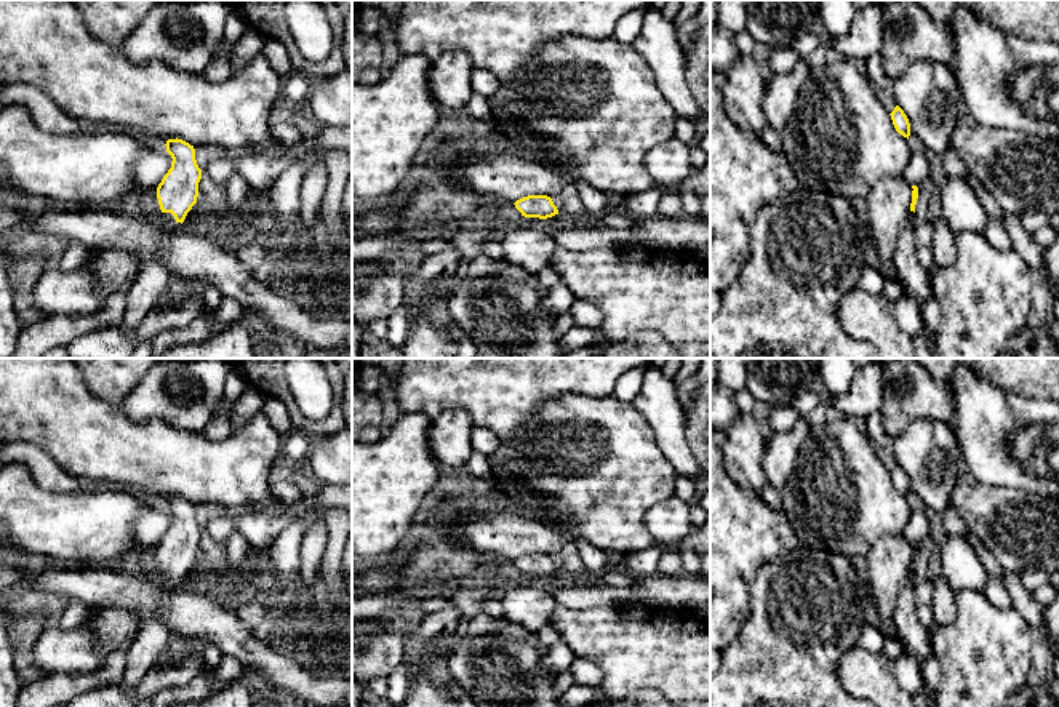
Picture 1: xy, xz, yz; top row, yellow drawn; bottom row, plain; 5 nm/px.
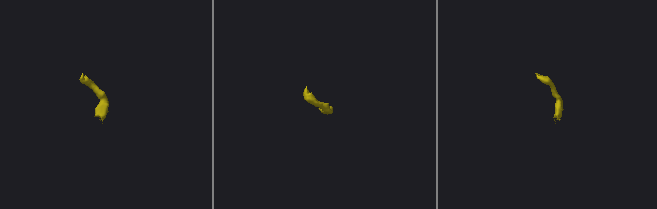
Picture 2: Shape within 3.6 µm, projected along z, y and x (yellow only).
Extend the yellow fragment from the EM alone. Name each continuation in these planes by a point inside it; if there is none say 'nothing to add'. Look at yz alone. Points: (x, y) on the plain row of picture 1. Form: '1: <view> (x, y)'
1: yz (915, 639)

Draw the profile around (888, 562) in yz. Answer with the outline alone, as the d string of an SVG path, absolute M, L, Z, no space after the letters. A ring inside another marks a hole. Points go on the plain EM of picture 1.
M888 534L875 541L865 555L870 603L877 627L886 637L894 635L894 613L901 585L909 576L912 549L902 534Z

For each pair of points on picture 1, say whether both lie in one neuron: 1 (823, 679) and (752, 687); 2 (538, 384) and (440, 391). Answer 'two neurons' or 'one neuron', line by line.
1: one neuron
2: one neuron

